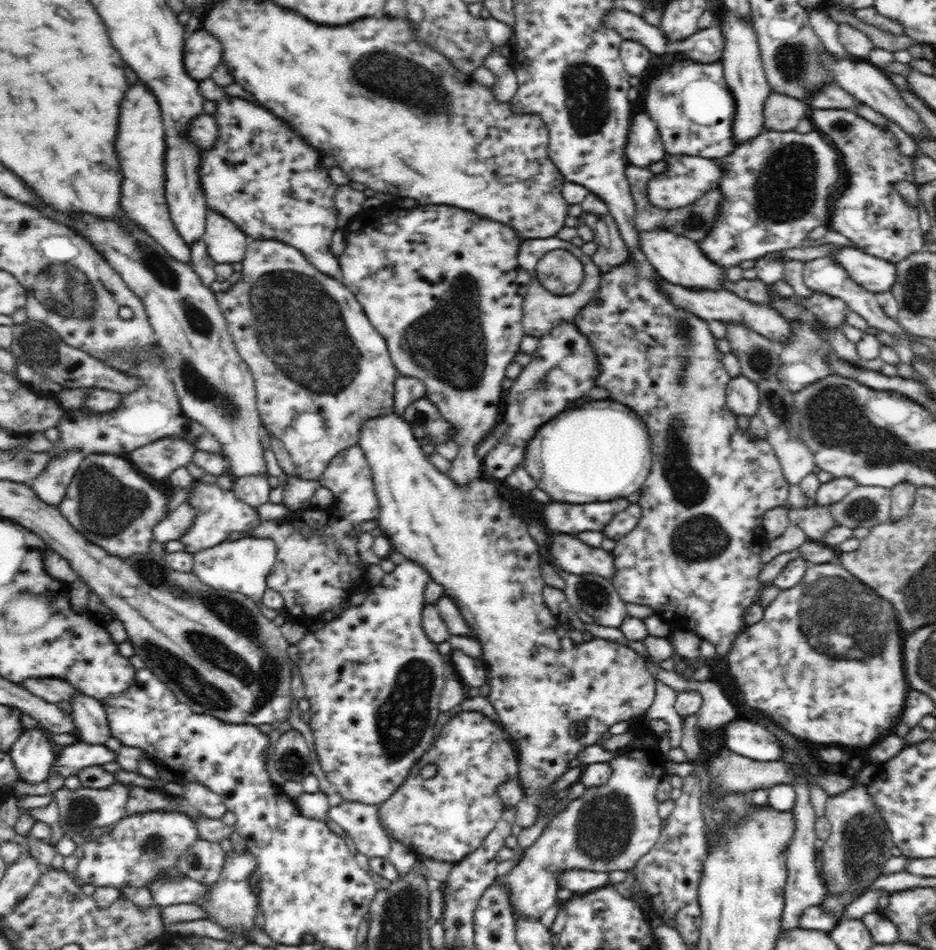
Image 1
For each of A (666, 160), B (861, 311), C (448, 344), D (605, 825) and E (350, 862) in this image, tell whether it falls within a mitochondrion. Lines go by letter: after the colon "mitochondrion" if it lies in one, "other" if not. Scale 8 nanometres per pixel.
A: other
B: other
C: mitochondrion
D: mitochondrion
E: other

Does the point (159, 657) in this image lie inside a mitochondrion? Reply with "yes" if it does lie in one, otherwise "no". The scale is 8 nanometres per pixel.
yes

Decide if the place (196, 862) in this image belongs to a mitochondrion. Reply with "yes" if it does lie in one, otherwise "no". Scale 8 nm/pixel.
yes

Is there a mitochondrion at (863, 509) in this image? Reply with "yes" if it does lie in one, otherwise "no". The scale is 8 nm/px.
yes

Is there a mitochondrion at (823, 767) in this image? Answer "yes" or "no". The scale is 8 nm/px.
no

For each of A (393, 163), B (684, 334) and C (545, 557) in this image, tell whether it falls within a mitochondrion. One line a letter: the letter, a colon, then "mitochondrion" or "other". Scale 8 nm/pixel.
A: other
B: mitochondrion
C: other

